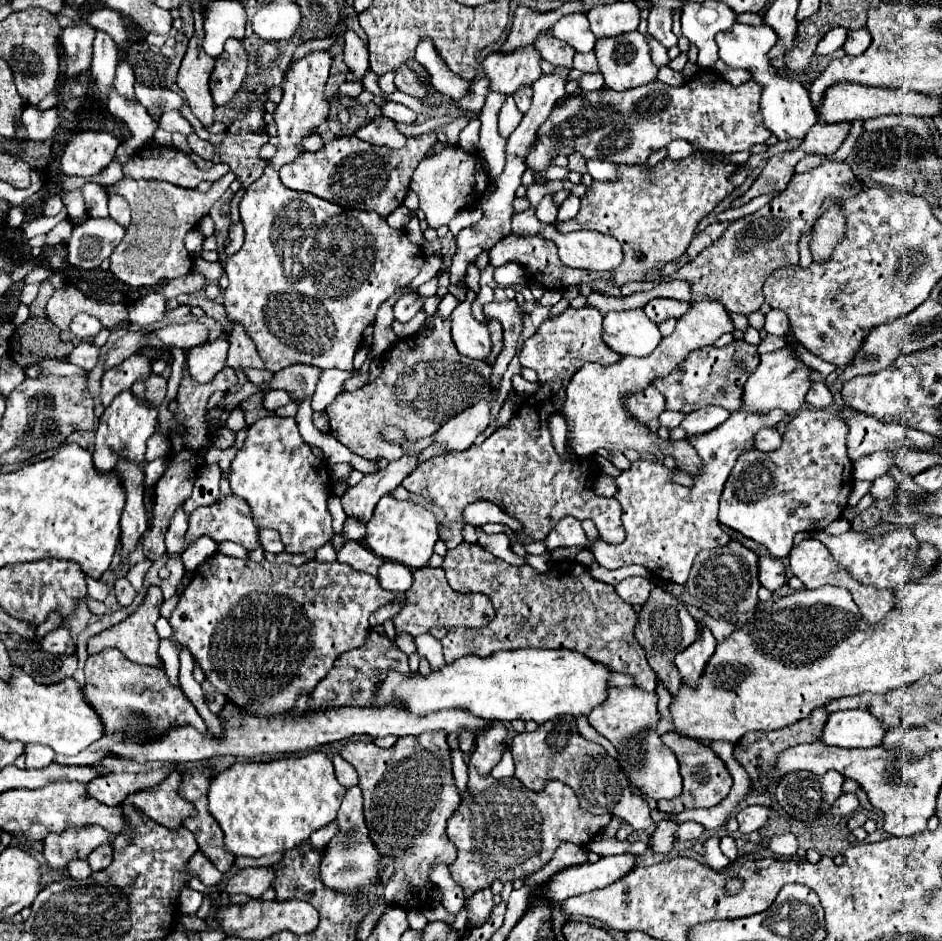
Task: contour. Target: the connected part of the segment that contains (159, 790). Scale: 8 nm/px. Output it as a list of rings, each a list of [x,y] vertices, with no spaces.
[[[172,771],[160,785],[142,789],[138,793],[128,795],[122,803],[134,805],[160,825],[168,829],[176,829],[182,825],[182,819],[194,815],[194,805],[178,797],[178,785],[180,785],[180,773]]]

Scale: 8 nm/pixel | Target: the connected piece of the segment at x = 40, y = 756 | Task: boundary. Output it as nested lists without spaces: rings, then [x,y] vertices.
[[[26,745],[24,755],[28,769],[42,769],[54,763],[54,751],[42,745]]]

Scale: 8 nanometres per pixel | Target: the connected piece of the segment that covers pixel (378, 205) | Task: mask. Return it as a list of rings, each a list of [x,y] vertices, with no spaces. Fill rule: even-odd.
[[[434,131],[424,133],[420,137],[408,137],[408,143],[402,149],[370,145],[354,135],[336,137],[334,141],[326,143],[322,151],[304,151],[292,163],[282,165],[280,179],[288,189],[308,191],[316,197],[322,197],[336,205],[344,205],[348,209],[376,211],[380,217],[386,217],[402,205],[416,165],[436,143],[438,137]]]

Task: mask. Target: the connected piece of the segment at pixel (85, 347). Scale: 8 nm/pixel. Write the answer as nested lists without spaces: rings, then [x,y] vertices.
[[[82,341],[68,355],[68,361],[74,363],[74,365],[78,365],[78,367],[82,367],[82,369],[86,369],[86,371],[90,371],[96,365],[96,361],[98,361],[98,347],[92,345],[92,343],[88,343],[88,341]]]

